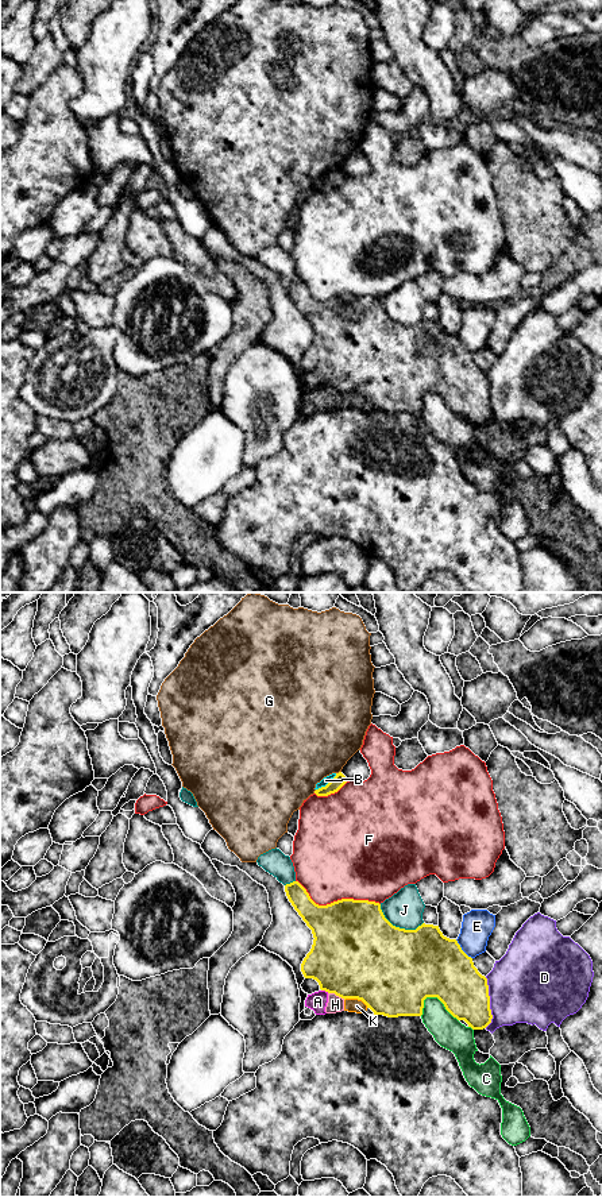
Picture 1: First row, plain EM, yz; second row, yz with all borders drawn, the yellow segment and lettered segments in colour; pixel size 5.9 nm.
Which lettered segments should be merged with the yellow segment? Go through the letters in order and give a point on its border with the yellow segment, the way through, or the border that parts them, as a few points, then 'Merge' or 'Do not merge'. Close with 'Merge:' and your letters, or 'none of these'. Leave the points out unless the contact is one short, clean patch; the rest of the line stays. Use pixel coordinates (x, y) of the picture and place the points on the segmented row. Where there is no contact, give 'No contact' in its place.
A: Touches yellow at yz (325, 991). Boundary: yz (321, 989), (328, 992). Do not merge
B: Touches yellow at yz (327, 784). Boundary: yz (336, 773), (316, 790). Do not merge
C: Touches yellow at yz (442, 1001). Do not merge
D: Touches yellow at yz (489, 1003). Do not merge
E: Touches yellow at yz (460, 949). Do not merge
F: Touches yellow at yz (336, 902). Do not merge
G: Touches yellow at yz (339, 772). Do not merge
H: Touches yellow at yz (336, 995). Boundary: yz (328, 992), (344, 999). Do not merge
J: Touches yellow at yz (398, 927). Do not merge
K: Touches yellow at yz (357, 997). Boundary: yz (344, 999), (359, 999), (367, 1007). Do not merge
Merge: none of these

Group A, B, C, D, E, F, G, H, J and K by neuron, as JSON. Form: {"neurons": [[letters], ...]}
{"neurons": [["A", "H", "K"], ["B"], ["C"], ["D"], ["E"], ["F"], ["G"], ["J"]]}

